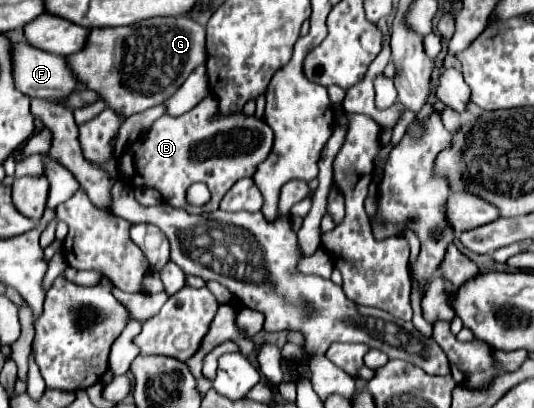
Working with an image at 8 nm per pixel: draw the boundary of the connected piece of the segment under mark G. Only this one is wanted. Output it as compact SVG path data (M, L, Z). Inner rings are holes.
M187 16L151 18L151 20L141 20L129 26L117 26L117 28L91 28L83 50L75 52L75 56L65 56L67 66L71 68L71 72L75 72L75 78L81 84L85 84L85 88L105 98L109 108L117 112L123 120L151 106L163 104L167 98L171 98L179 90L179 86L185 82L185 78L199 64L205 62L205 58L207 58L205 28Z

